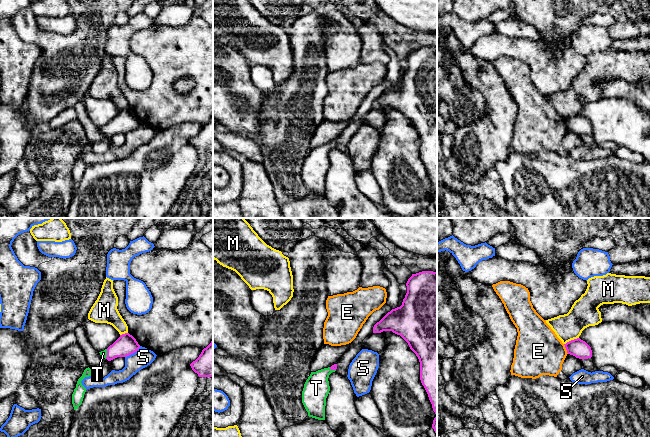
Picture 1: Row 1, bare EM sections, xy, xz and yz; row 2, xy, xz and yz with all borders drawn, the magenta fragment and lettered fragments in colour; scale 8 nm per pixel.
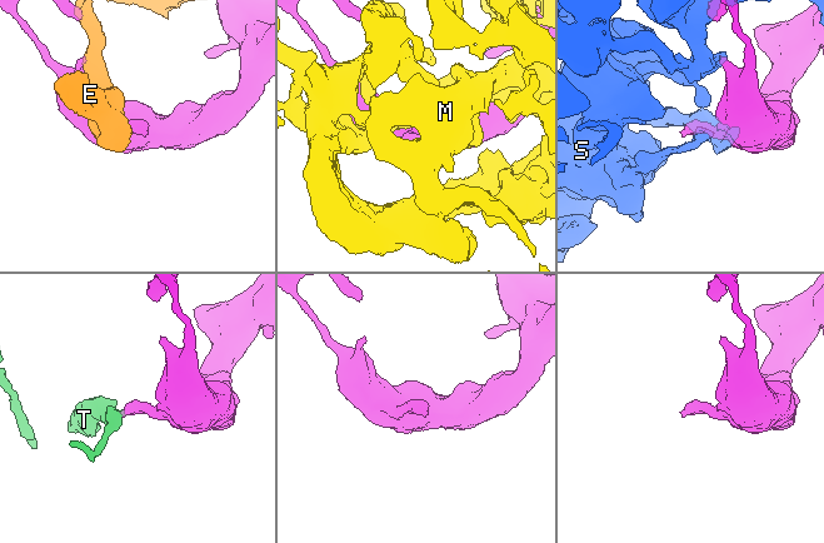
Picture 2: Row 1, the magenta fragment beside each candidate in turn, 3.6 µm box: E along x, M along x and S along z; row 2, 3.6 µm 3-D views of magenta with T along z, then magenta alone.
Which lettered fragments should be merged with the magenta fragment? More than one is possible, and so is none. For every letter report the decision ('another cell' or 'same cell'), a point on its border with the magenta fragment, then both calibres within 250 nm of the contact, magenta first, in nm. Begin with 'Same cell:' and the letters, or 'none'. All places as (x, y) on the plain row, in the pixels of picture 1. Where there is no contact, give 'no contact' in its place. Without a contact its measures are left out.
Same cell: T
E: another cell; contact yz (566, 125); calibres 150 and 380 nm
M: another cell; contact yz (571, 116); calibres 150 and 220 nm
S: another cell; contact xy (132, 129); calibres 170 and 150 nm
T: same cell; contact xy (107, 130); calibres 170 and 50 nm

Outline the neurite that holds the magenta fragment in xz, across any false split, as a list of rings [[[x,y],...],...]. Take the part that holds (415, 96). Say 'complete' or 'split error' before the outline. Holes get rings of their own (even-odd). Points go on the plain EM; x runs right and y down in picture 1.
complete; [[[422,47],[408,55],[402,81],[388,88],[373,103],[373,109],[392,107],[400,111],[420,138],[420,156],[432,180],[436,193],[432,204],[437,211],[437,48]]]

